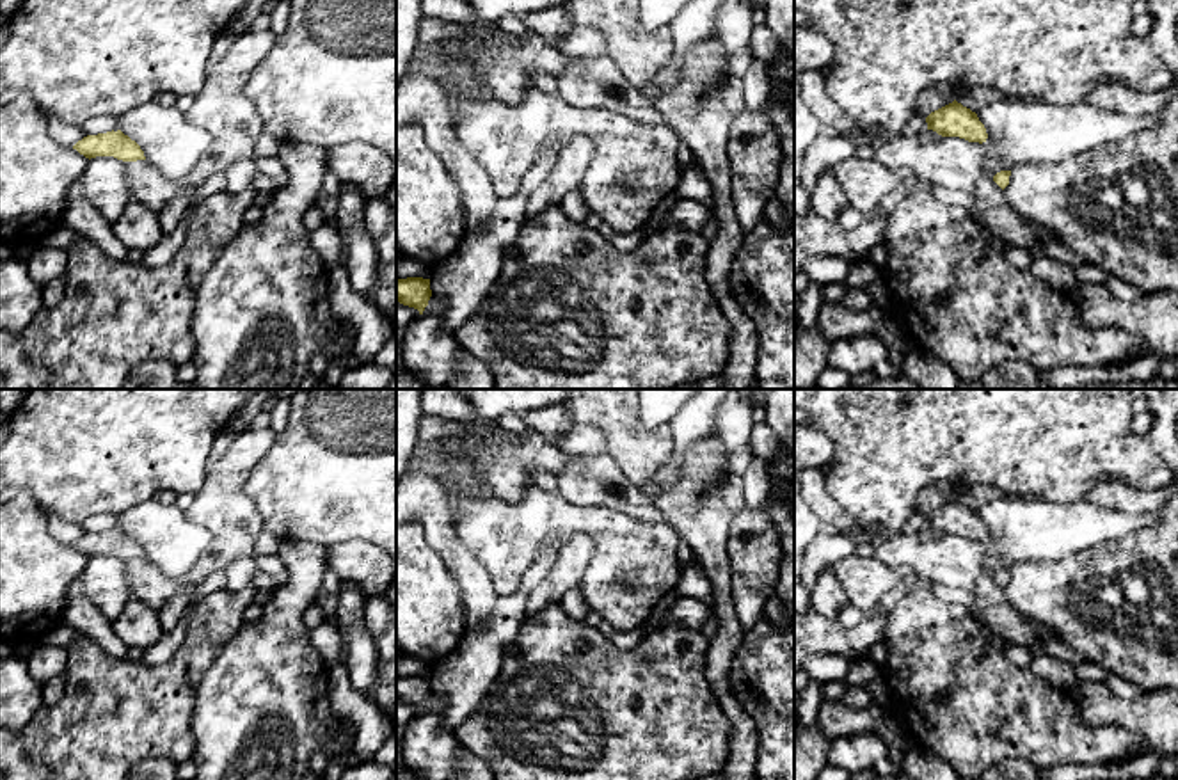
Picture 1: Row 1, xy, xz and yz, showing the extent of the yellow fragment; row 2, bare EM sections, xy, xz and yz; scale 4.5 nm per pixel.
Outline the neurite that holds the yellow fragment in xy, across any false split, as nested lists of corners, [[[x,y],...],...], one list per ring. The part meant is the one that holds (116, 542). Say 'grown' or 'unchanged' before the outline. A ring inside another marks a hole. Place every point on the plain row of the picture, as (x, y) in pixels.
unchanged; [[[121,528],[107,529],[98,533],[87,533],[78,538],[73,547],[76,547],[85,556],[96,554],[114,554],[123,560],[137,560],[146,558],[144,549],[140,544],[124,533]]]

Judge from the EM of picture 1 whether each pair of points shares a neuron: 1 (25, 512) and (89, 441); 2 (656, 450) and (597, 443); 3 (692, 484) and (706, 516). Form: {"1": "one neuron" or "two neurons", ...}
{"1": "two neurons", "2": "two neurons", "3": "one neuron"}

